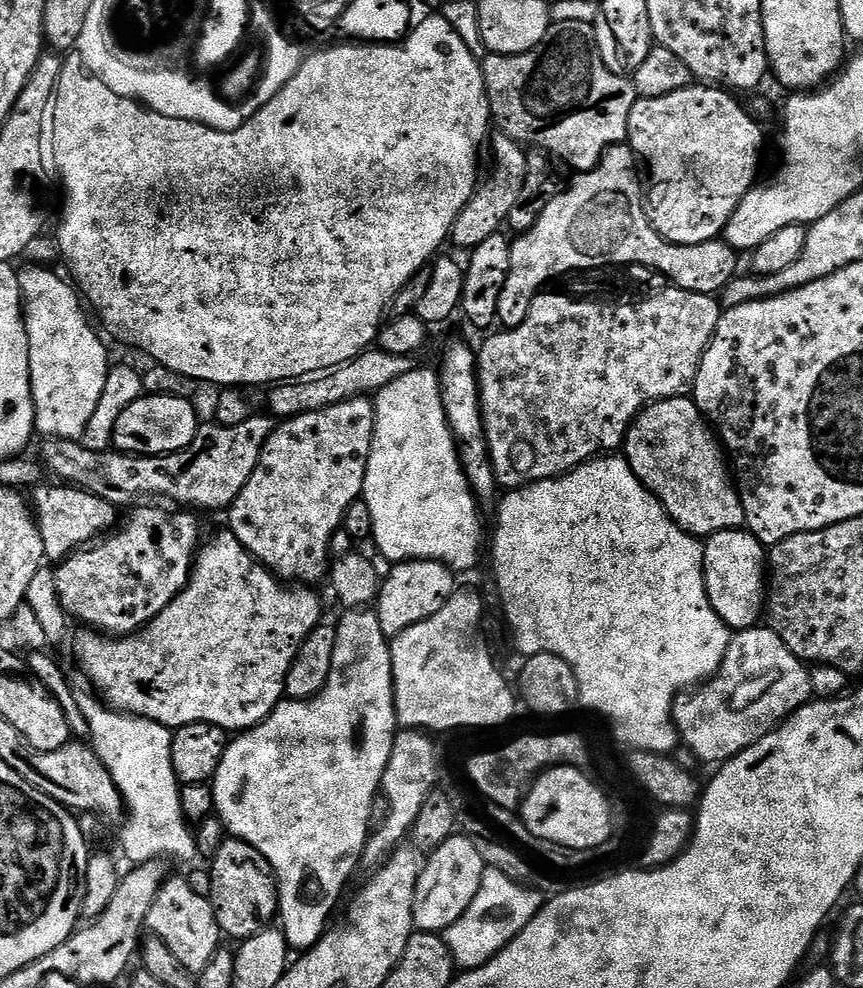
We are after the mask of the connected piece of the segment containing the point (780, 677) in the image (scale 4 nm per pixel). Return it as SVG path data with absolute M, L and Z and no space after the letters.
M757 626L733 635L726 658L712 679L705 680L695 690L685 690L677 696L672 706L672 722L683 747L694 750L697 761L704 763L705 760L708 764L719 766L780 727L792 713L812 699L812 678L805 661L799 660L771 628Z

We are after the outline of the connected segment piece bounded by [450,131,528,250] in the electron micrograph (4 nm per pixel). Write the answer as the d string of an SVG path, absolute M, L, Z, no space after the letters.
M497 131L495 135L491 137L493 176L477 183L475 193L468 199L468 205L460 211L452 227L451 243L465 250L477 248L486 242L486 238L497 235L505 227L510 210L514 210L514 202L518 202L518 194L522 194L528 173L528 152L505 132Z

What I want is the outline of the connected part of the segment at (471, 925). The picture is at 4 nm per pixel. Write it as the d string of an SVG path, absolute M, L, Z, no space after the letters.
M485 867L478 894L474 894L474 902L470 902L466 914L462 914L462 918L458 918L458 922L454 922L454 926L442 934L446 946L452 951L457 969L471 970L490 962L538 915L541 907L539 891L511 880L502 874L502 870Z

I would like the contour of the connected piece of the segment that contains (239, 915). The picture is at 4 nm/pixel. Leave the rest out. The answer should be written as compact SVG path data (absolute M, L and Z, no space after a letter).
M235 838L225 839L224 845L210 862L210 871L212 909L225 937L233 936L236 942L249 940L277 919L280 896L276 893L276 877L266 858L262 858L254 846Z

